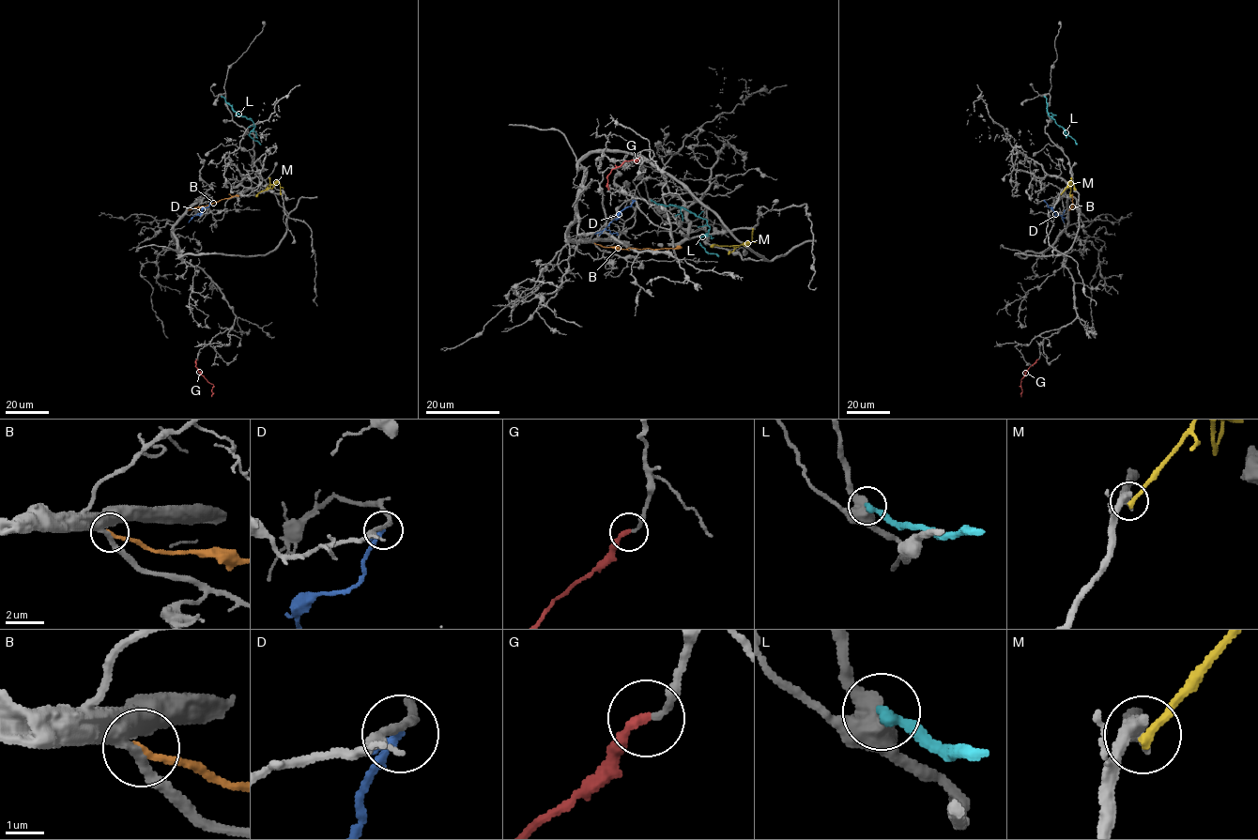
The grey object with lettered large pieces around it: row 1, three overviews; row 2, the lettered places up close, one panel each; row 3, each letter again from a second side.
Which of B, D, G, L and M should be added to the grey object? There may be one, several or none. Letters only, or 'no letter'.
G

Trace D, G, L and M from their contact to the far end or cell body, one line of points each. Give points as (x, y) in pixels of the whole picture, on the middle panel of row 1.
D: (635, 200), (605, 229), (611, 234), (616, 233), (616, 236)
G: (608, 189), (606, 176), (611, 170), (624, 161), (635, 160)
L: (651, 200), (684, 207), (704, 219), (709, 231), (699, 243), (708, 253), (718, 256)
M: (753, 229), (752, 241), (738, 246), (710, 247)

